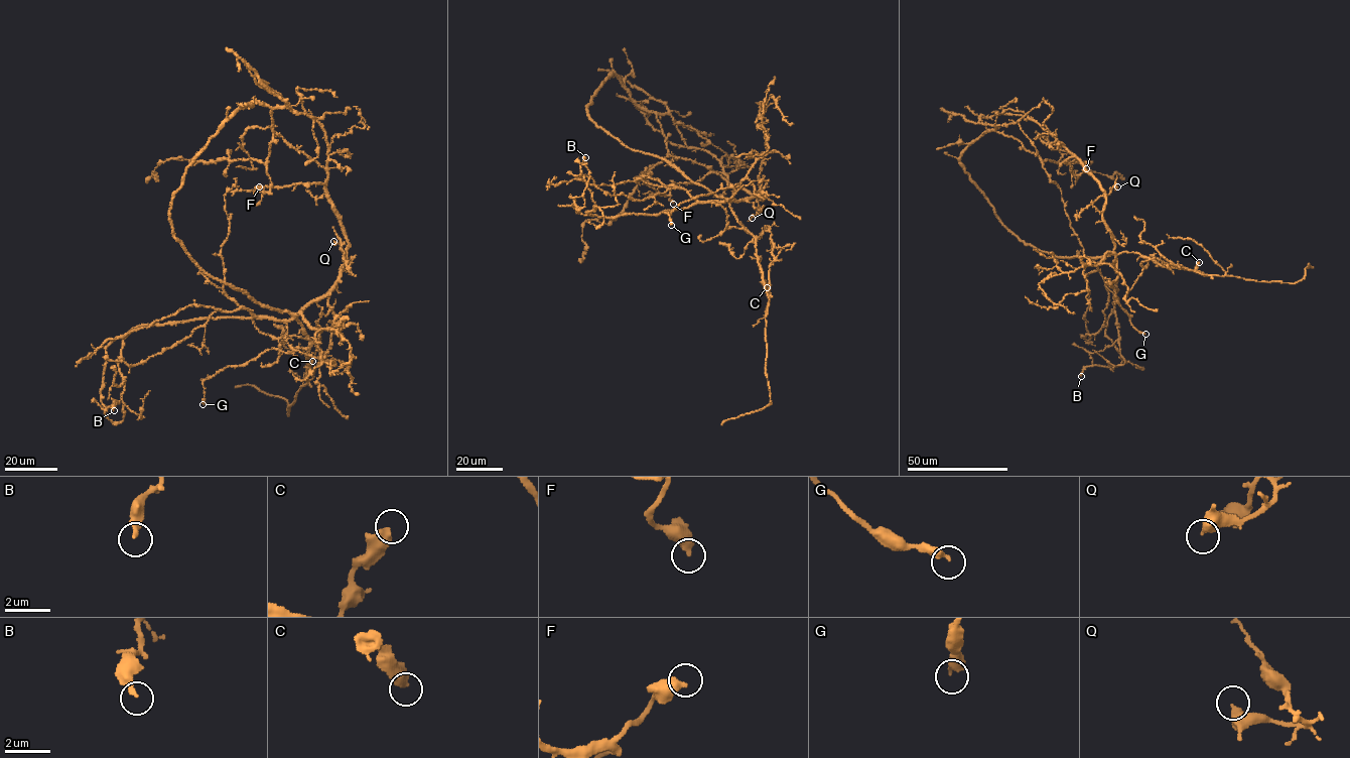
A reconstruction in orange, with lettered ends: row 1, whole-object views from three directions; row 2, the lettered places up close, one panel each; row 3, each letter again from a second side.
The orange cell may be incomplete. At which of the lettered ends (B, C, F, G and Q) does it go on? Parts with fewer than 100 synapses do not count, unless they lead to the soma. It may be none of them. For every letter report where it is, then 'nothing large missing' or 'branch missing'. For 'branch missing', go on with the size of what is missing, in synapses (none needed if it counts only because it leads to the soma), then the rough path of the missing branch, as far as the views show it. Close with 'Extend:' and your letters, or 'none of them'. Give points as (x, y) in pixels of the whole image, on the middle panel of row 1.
B: place (585, 157); nothing large missing
C: place (767, 287); nothing large missing
F: place (673, 204); nothing large missing
G: place (671, 225); nothing large missing
Q: place (752, 218); nothing large missing
Extend: none of them

